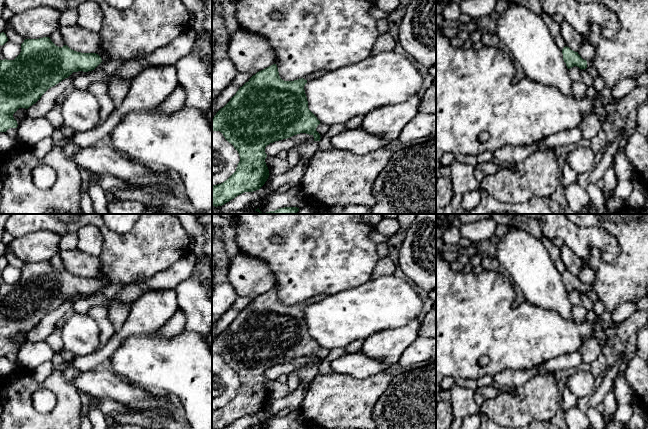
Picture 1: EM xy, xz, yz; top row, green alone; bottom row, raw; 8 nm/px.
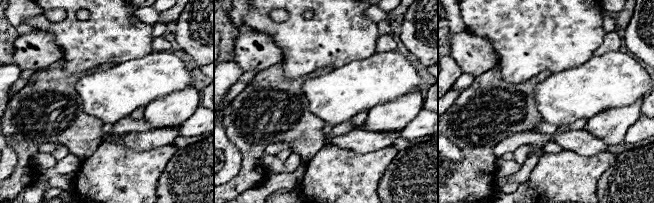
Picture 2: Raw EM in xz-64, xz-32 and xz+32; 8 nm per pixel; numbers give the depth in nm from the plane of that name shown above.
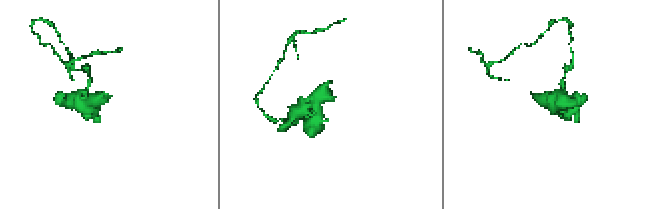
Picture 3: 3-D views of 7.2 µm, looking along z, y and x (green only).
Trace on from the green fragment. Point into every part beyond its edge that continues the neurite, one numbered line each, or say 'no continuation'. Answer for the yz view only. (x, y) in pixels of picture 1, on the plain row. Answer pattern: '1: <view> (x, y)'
no continuation

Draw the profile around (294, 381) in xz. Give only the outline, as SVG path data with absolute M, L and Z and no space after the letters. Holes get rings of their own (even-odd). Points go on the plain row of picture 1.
M292 372L288 375L288 381L286 385L288 386L290 393L296 390L299 387L300 383L301 380L297 373Z

